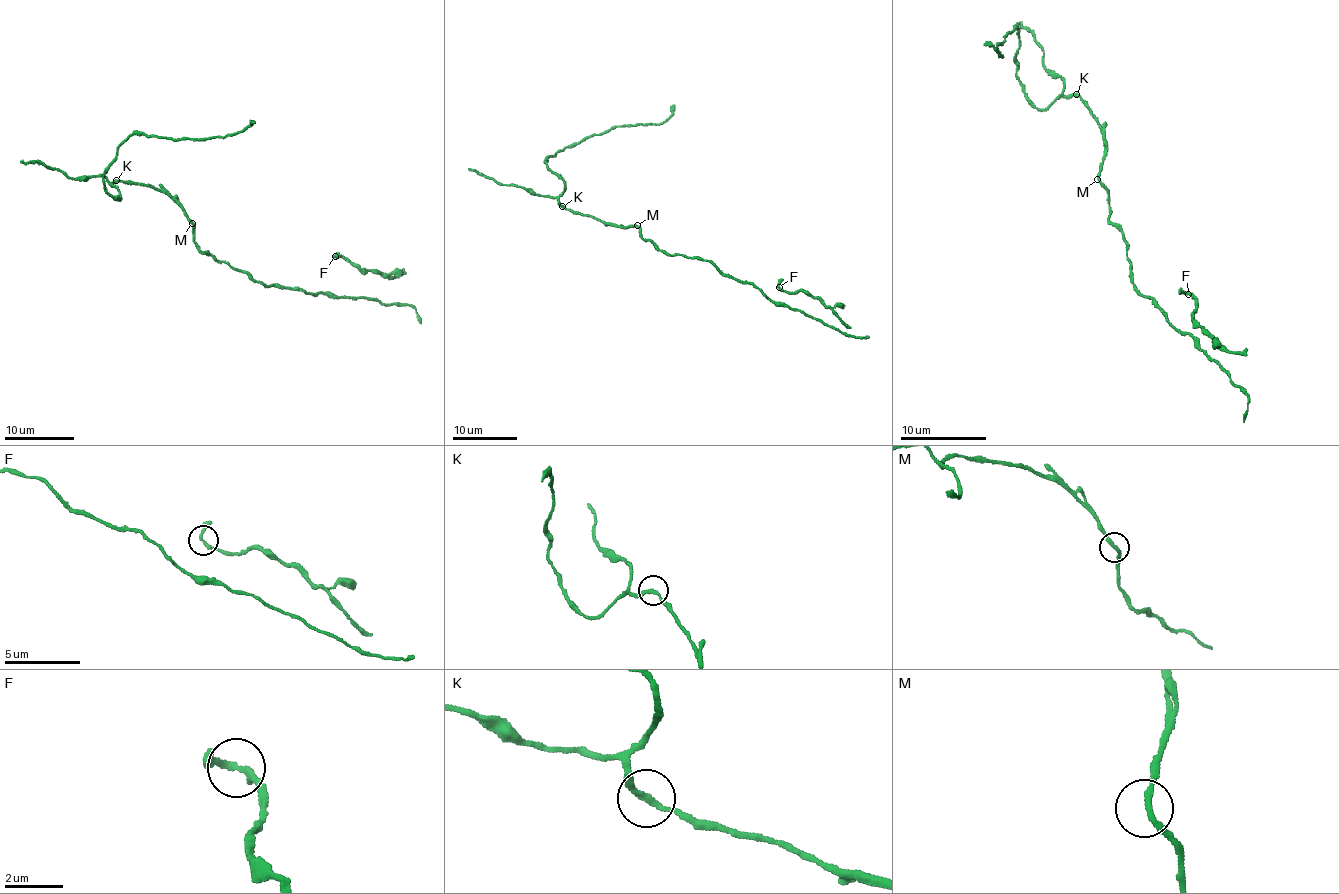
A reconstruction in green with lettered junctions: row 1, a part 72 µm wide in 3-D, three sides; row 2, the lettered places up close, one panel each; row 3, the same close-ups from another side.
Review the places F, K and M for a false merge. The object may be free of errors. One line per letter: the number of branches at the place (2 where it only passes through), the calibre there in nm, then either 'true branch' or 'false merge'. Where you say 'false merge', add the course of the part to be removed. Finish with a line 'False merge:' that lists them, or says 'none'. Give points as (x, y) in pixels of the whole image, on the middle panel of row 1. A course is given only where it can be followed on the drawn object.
F: 2 branches meet; 200 nm thick; true branch
K: 2 branches meet; 200 nm thick; true branch
M: 2 branches meet; 200 nm thick; true branch
False merge: none

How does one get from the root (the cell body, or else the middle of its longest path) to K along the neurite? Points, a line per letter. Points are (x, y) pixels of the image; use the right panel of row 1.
K: (1099, 179), (1099, 166), (1104, 156), (1102, 132), (1077, 95)

